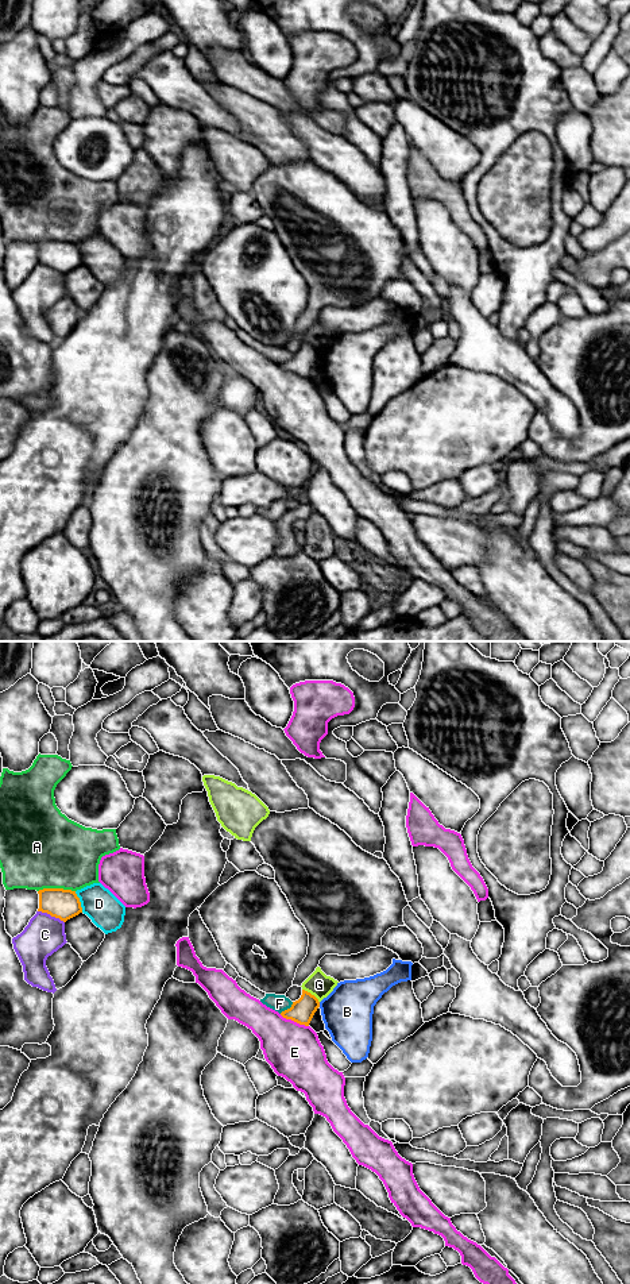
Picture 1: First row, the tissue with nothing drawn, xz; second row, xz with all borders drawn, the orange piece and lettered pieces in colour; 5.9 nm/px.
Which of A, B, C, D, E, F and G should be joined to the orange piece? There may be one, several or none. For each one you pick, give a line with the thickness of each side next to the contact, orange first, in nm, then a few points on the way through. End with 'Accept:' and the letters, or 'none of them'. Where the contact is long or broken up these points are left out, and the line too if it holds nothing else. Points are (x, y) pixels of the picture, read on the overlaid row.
Accept: none of them

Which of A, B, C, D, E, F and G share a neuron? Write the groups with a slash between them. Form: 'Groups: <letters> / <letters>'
Groups: A / B / C / D E / F / G

